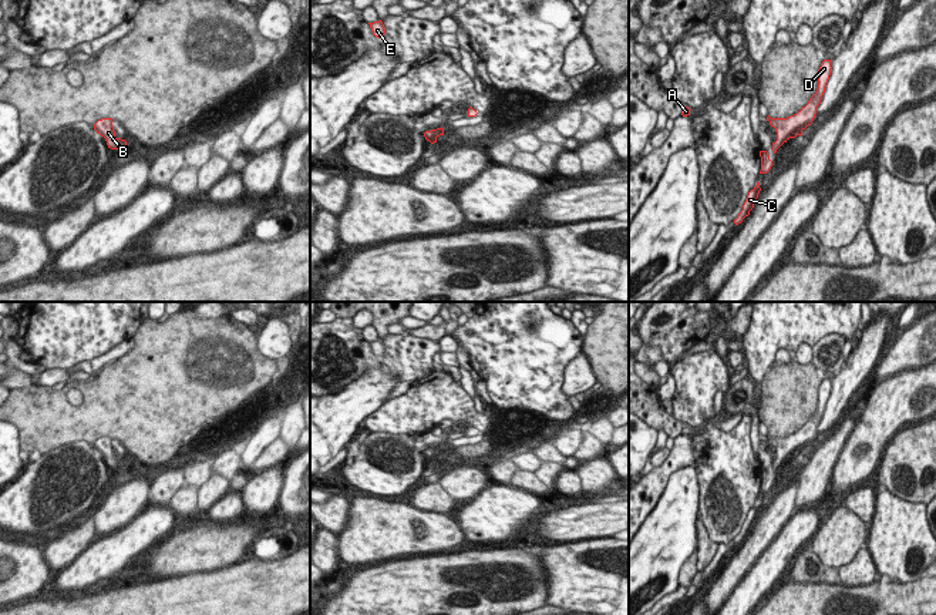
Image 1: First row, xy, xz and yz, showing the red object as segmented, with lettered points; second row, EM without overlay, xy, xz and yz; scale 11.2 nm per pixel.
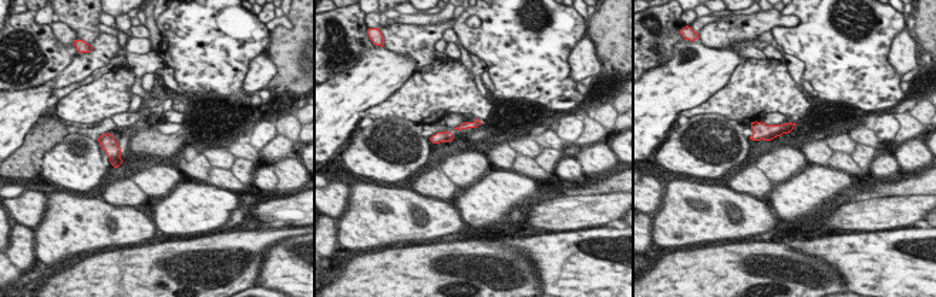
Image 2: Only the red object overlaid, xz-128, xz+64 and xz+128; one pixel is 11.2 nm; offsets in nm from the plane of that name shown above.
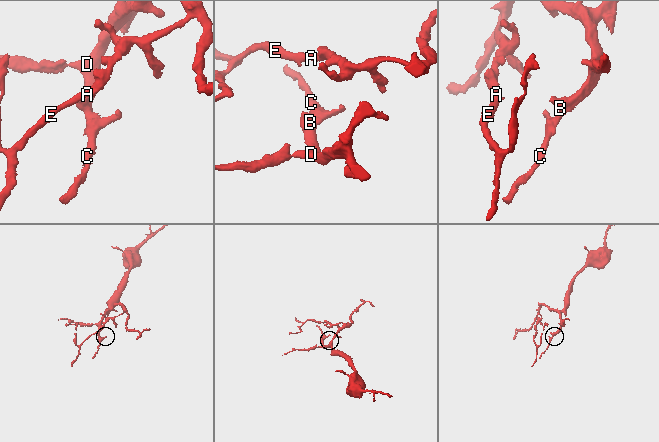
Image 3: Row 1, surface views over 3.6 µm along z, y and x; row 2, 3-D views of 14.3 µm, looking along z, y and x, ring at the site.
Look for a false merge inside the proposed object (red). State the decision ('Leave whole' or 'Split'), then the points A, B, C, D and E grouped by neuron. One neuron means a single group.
Leave whole. Groups: A B C D E.

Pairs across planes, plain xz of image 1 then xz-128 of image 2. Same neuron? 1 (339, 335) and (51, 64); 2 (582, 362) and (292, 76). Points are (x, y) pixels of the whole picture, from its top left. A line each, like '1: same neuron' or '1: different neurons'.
1: same neuron
2: different neurons

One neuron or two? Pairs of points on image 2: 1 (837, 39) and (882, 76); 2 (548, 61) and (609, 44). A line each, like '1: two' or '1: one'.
1: one
2: two

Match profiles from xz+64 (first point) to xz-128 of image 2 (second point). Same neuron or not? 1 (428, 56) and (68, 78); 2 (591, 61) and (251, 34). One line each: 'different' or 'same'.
1: same
2: different

